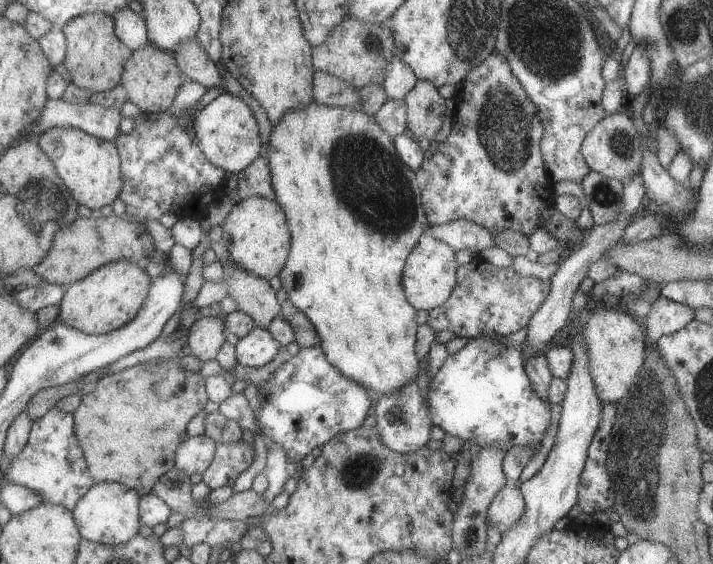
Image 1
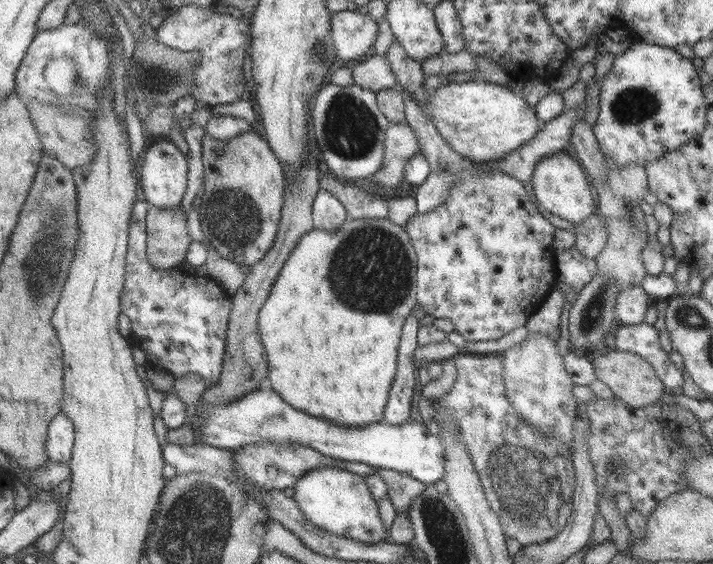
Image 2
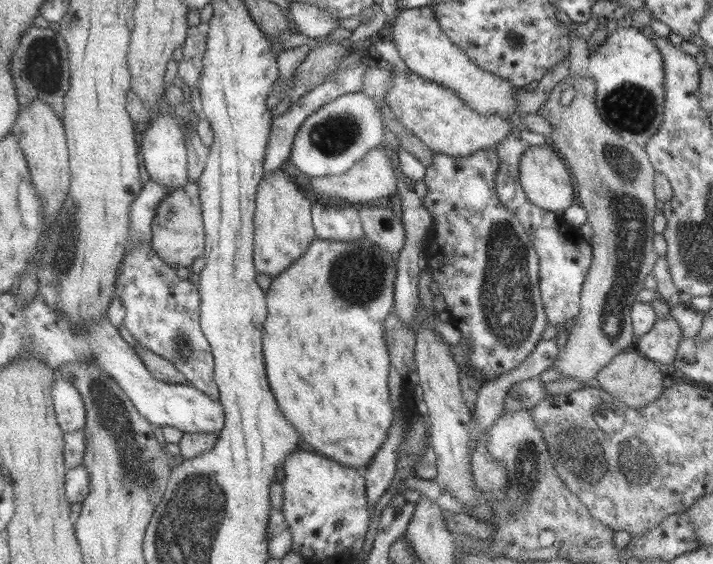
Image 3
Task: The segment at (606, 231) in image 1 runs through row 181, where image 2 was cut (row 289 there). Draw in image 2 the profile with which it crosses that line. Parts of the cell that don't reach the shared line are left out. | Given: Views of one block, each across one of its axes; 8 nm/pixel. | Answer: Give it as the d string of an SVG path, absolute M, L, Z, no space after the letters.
M630 286L618 292L616 315L618 324L636 325L644 323L646 310L650 306L650 296L641 286Z

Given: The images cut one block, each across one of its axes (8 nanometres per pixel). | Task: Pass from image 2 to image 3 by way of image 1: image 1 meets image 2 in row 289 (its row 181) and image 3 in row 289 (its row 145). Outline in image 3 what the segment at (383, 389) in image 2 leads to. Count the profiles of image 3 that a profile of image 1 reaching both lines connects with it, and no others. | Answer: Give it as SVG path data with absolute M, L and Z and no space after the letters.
M364 236L360 240L350 242L314 239L308 250L300 256L286 271L273 277L266 295L268 316L263 324L263 353L265 356L265 369L270 388L276 397L276 402L290 424L298 430L302 440L314 447L316 453L333 462L363 472L374 461L376 452L382 448L384 440L392 426L395 409L392 406L389 388L389 370L391 358L386 344L386 318L394 306L394 289L396 275L396 260L392 259L390 252L382 250L370 238Z

